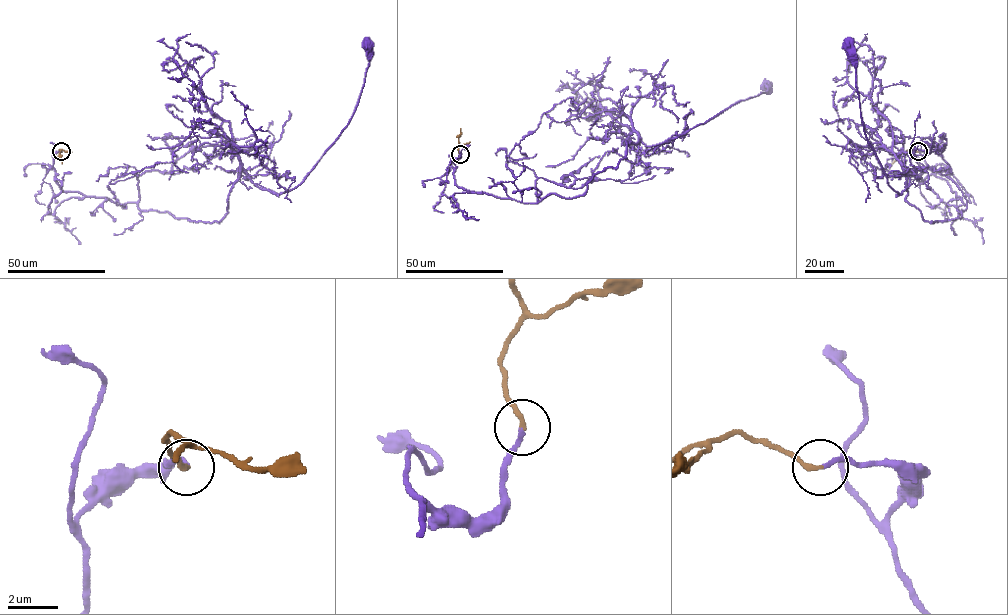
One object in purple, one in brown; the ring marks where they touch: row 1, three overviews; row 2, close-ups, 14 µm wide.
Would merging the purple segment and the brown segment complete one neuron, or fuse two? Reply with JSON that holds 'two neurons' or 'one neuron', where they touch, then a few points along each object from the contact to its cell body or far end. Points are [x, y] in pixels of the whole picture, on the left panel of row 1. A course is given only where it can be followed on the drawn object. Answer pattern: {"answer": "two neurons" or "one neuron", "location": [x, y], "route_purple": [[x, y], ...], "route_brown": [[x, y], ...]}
{"answer": "one neuron", "location": [61, 151], "route_purple": [[61, 151], [52, 167], [64, 191], [219, 222], [242, 169], [275, 194], [301, 182], [354, 112], [368, 45]], "route_brown": [[61, 151], [59, 149], [61, 164]]}

